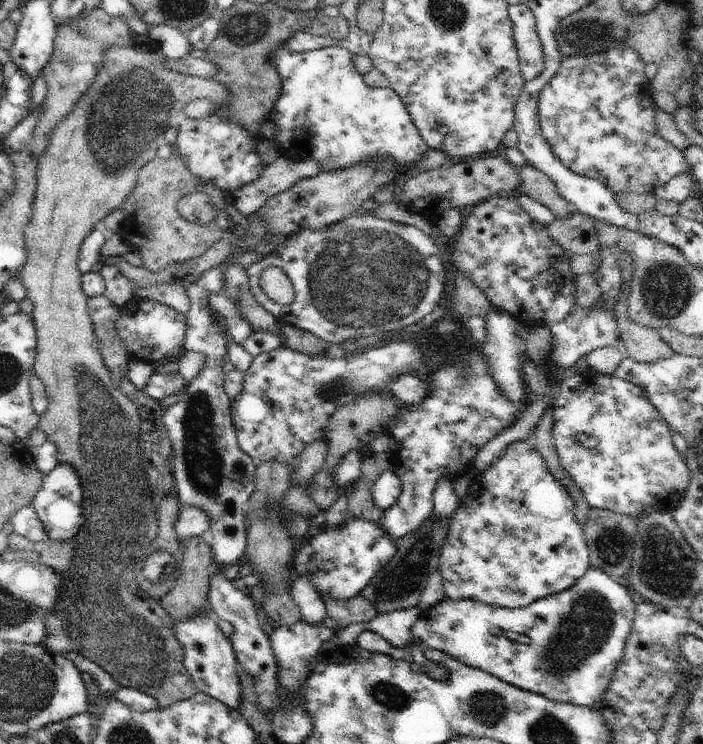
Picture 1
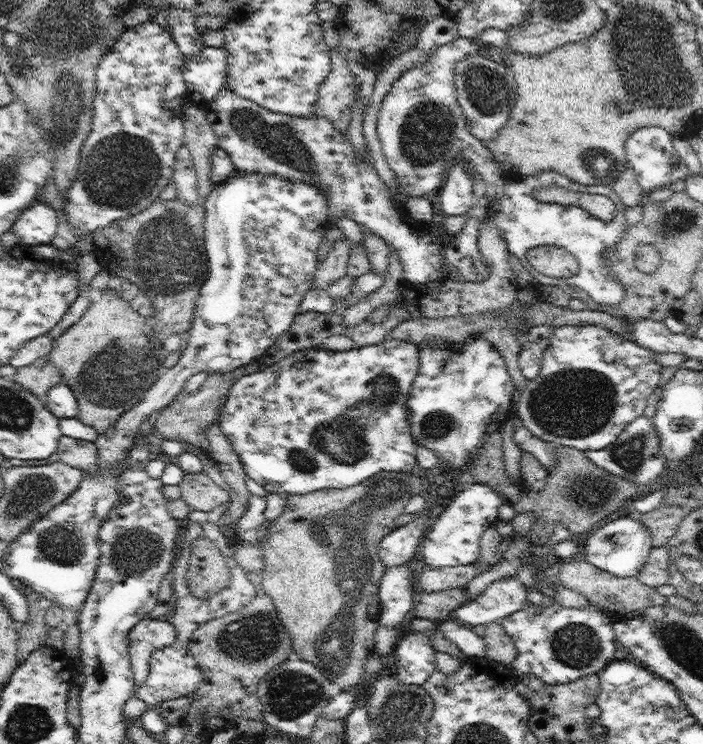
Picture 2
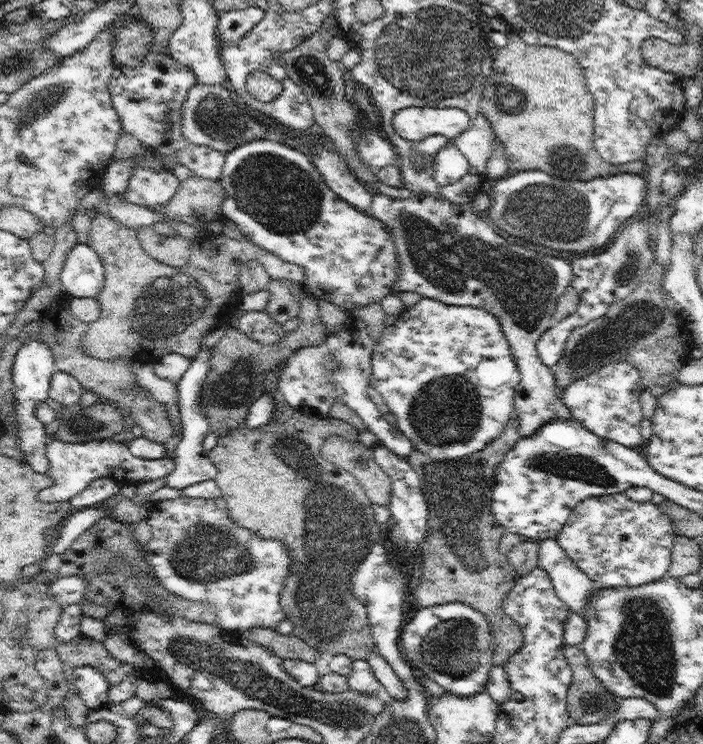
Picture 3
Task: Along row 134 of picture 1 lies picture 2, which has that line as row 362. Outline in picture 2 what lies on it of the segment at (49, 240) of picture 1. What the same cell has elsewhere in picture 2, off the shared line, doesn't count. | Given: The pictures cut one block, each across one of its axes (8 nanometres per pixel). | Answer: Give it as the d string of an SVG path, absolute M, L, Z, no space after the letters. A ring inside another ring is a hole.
M110 285L98 302L91 302L82 318L63 332L51 345L48 357L62 373L66 383L76 395L78 412L75 416L80 422L94 427L98 434L106 434L122 415L140 402L144 393L163 373L164 360L169 355L164 349L163 336L156 333L152 322L132 310L113 285Z

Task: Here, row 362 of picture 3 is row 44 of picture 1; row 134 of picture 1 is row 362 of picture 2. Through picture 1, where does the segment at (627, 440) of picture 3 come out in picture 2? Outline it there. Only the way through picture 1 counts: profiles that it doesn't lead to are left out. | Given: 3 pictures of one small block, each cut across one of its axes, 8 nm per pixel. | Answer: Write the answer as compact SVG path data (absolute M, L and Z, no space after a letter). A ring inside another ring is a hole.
M578 324L578 325L555 325L555 329L548 341L548 347L543 354L543 365L538 377L521 390L520 400L514 404L514 411L521 418L522 424L530 430L530 432L541 438L544 442L550 444L572 447L581 451L586 450L602 450L609 444L612 444L616 437L632 422L645 411L649 396L658 387L658 380L662 376L663 367L655 359L653 351L649 348L640 346L638 343L624 337L620 333L608 330L606 327L596 326L594 324Z

